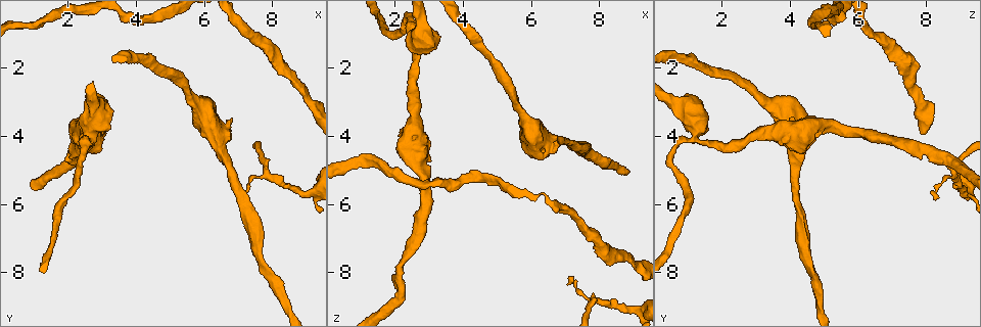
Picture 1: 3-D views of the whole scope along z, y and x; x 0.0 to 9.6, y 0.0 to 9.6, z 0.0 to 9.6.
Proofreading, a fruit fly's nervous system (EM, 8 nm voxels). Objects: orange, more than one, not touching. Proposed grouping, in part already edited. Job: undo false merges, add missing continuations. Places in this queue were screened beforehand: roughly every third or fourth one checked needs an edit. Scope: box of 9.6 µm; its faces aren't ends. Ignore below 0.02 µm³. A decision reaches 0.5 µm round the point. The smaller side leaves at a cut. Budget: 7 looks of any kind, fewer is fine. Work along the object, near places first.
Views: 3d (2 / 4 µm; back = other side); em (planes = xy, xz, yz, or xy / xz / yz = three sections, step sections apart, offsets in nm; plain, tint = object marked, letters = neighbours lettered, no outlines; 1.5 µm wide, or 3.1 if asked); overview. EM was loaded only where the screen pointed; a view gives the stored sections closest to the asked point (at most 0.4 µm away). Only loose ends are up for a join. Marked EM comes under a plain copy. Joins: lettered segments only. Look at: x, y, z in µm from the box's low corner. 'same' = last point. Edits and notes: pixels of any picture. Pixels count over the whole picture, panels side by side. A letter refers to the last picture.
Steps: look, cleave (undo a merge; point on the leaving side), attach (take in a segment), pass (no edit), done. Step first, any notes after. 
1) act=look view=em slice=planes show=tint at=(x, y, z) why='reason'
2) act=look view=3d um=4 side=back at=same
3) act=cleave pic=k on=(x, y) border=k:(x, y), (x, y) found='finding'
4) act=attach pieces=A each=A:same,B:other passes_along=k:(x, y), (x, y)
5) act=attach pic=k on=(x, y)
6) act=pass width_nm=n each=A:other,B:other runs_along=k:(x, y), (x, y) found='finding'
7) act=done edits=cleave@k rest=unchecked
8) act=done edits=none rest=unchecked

act=look view=3d um=4 at=(2.60, 4.05, 1.25) why='thick turns thin'

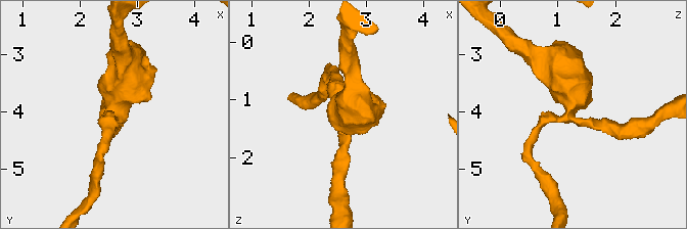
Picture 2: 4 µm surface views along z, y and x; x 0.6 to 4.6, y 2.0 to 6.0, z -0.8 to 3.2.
act=look view=em slice=planes show=tint at=(2.60, 4.05, 1.20) arms=3 arm_widths_nm=160,200,750

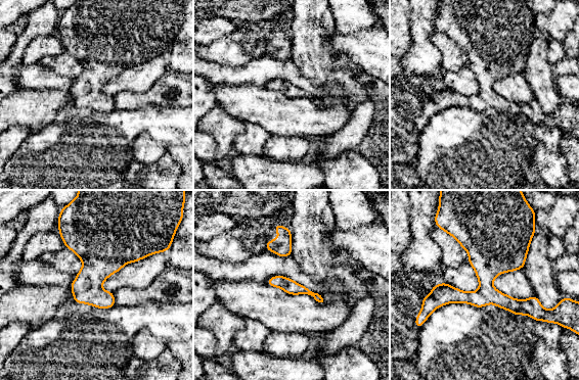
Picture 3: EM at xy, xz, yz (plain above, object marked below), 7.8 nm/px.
act=look view=em slice=planes show=letters at=same

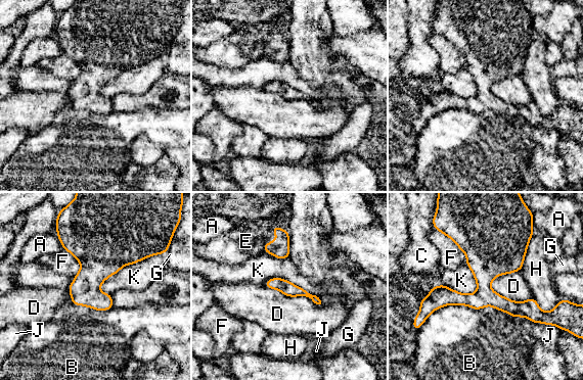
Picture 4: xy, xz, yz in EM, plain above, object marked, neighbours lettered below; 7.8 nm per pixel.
act=pass each=A:other,B:other,C:other,D:other,E:other,F:other,G:other,H:other,J:other,K:other border=4:(489, 285), (517, 301), (532, 297) found='all the same cell'

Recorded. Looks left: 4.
act=look view=3d um=4 at=(2.55, 3.90, 3.35) why='calibre changes'

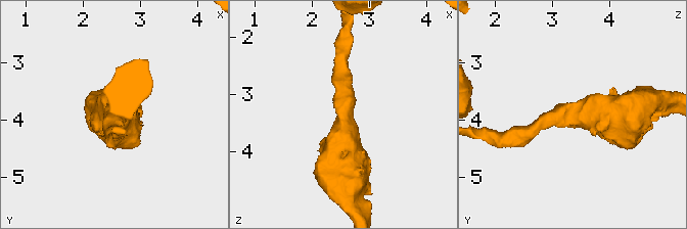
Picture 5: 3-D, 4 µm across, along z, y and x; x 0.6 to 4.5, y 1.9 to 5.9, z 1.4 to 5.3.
act=look view=em slice=planes show=tint at=(2.60, 3.90, 3.40) arm_widths_nm=240,700 why='need the tissue'

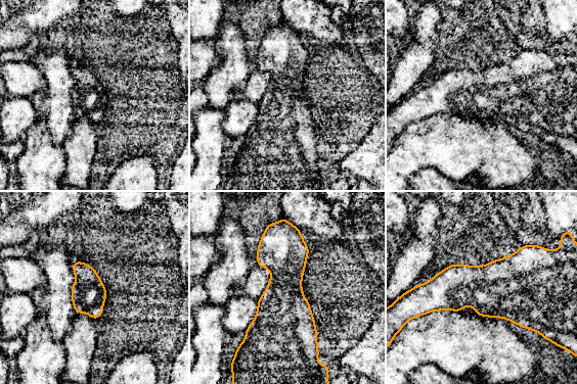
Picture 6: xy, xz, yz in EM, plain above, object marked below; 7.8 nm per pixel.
act=look view=em slice=planes show=letters at=same

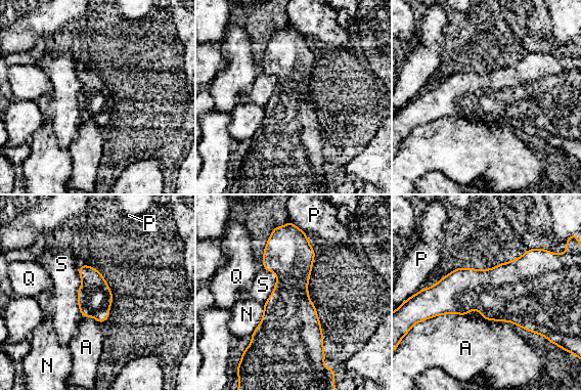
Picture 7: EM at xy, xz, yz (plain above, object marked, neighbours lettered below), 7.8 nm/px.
act=pass longest_contact=S:420nm each=A:other,N:other,P:other,Q:other,S:other border=7:(79, 264), (78, 307), (82, 317) found='one cell here'

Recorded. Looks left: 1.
act=done edits=none rest=unchecked

